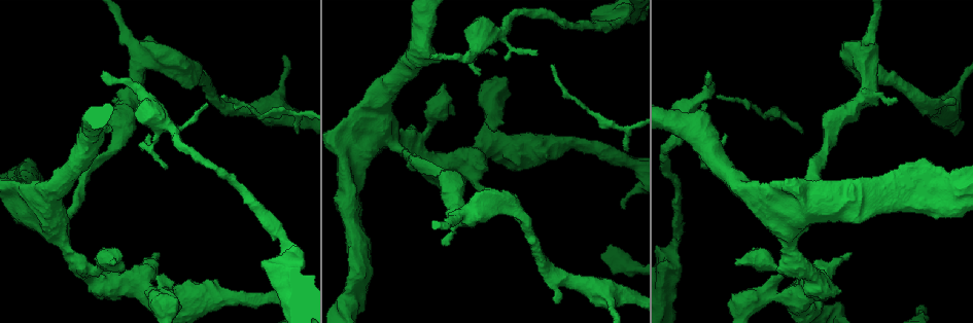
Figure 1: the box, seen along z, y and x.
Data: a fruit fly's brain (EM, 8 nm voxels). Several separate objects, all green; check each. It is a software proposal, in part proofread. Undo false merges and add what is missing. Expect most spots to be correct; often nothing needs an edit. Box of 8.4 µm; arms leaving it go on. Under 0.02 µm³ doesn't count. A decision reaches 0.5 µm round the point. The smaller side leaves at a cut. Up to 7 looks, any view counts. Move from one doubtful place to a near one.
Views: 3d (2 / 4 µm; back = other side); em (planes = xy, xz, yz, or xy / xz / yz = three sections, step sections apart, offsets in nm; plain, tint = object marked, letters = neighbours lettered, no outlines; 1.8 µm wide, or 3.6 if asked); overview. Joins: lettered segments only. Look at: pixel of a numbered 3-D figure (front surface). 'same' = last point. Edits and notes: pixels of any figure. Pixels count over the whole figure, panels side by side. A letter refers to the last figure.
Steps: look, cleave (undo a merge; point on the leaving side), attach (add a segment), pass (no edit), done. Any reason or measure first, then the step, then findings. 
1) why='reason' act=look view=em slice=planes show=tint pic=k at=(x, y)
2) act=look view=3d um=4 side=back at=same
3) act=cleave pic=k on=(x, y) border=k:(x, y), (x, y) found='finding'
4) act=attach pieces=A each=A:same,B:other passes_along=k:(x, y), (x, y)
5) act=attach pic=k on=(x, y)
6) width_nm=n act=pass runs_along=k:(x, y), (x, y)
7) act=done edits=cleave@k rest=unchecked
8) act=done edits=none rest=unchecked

why='branch stops here' act=look view=em slice=planes show=letters pic=1 at=(101, 75)

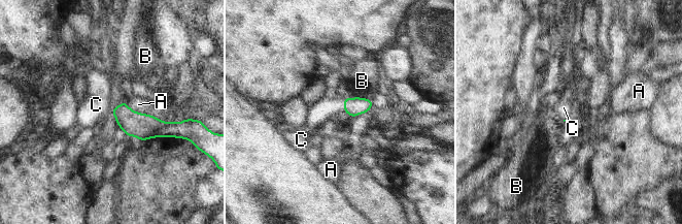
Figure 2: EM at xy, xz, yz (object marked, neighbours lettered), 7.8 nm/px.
act=attach pieces=C each=A:other,B:other,C:same passes_along=2:(353, 106), (345, 105), (325, 108) found='it goes on there'

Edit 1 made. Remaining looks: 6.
why='see it whole again' act=look view=overview

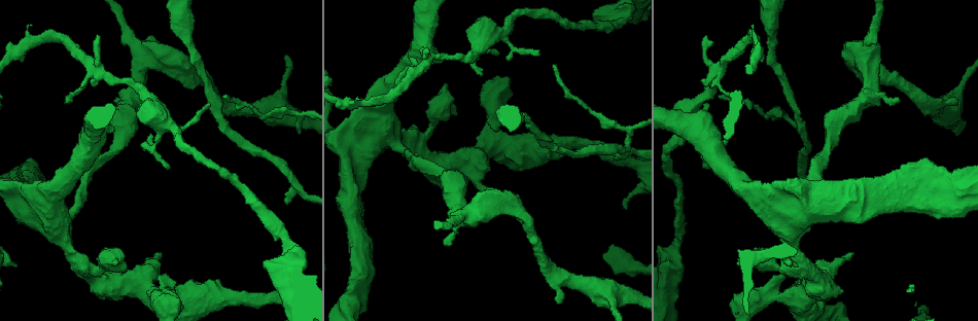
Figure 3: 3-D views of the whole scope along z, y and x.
why='free end' act=look view=em um=3.6 slice=xz step=8 show=tint pic=3 at=(162, 253)

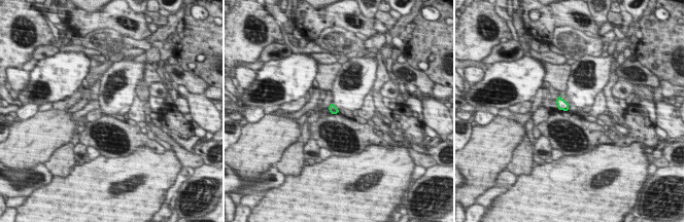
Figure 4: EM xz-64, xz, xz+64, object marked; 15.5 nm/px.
why='another direction' act=look view=em um=3.6 slice=planes show=letters at=same

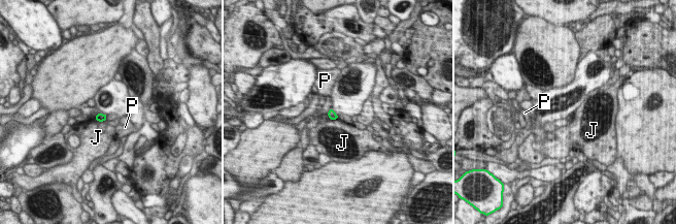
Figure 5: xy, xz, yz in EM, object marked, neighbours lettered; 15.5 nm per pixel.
act=pass each=J:other,P:other border=5:(95, 119), (105, 121) found='none of them fits'

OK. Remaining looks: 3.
why='thin end' act=look view=em slice=planes show=tint pic=3 at=(627, 149)

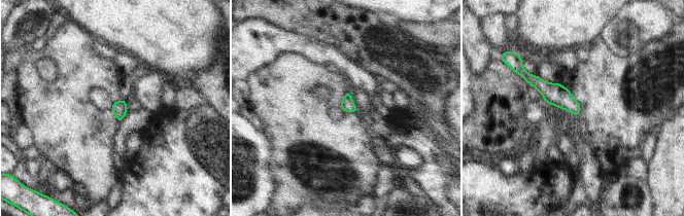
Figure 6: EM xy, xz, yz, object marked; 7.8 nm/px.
act=look view=em slice=planes show=letters at=same

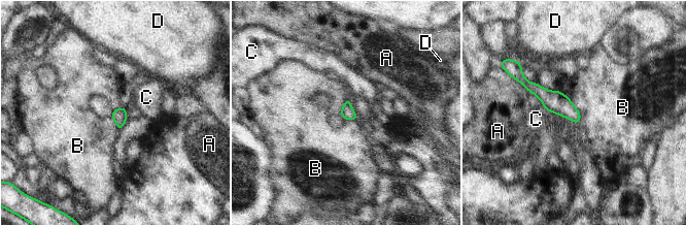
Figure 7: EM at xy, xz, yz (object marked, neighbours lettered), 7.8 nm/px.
act=pass each=A:other,B:other,C:other,D:other runs_along=7:(525, 83), (560, 103), (577, 119) found='none of them fits'

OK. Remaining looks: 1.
act=done edits=attach@2 rest=unchecked

